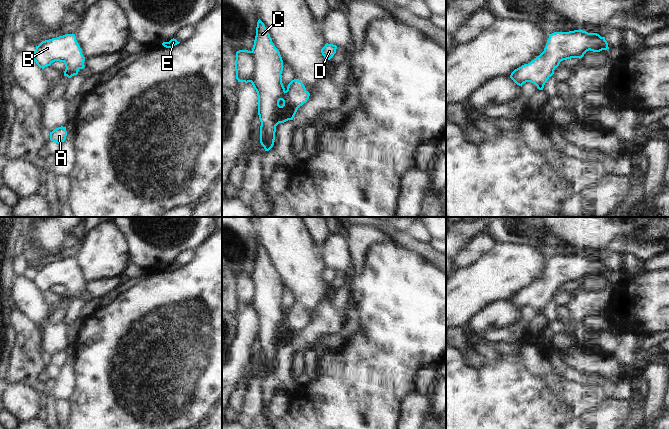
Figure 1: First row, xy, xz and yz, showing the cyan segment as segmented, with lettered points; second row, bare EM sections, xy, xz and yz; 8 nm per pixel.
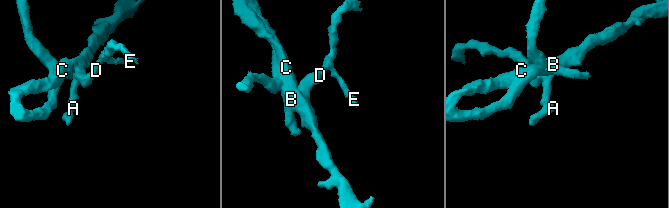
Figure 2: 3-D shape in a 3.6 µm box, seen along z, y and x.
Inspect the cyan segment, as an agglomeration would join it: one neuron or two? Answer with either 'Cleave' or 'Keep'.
Keep.

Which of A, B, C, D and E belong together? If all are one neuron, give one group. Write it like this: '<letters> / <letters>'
A B C D E

